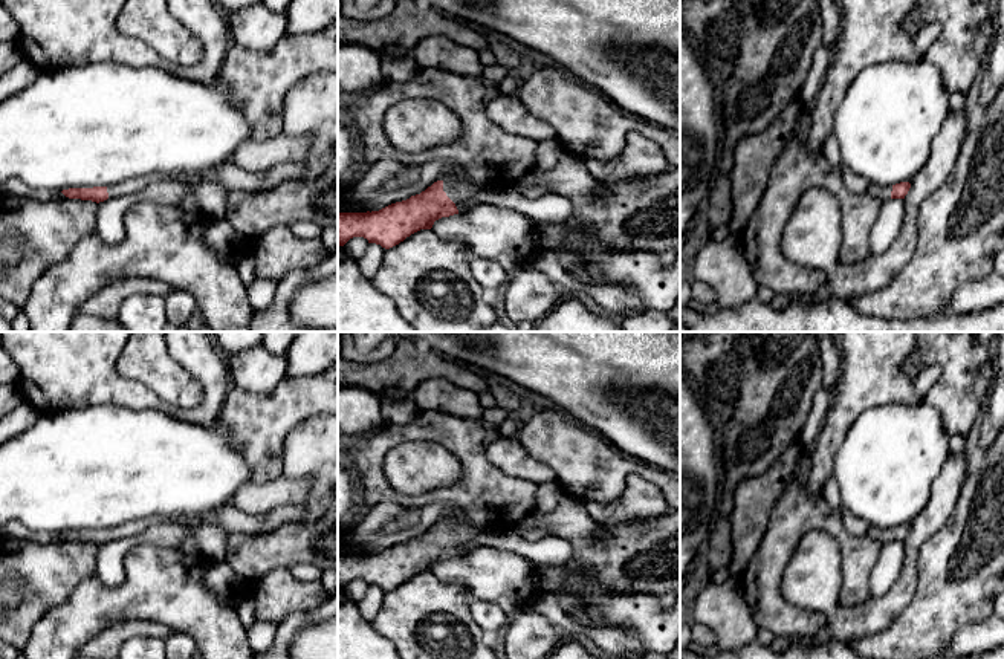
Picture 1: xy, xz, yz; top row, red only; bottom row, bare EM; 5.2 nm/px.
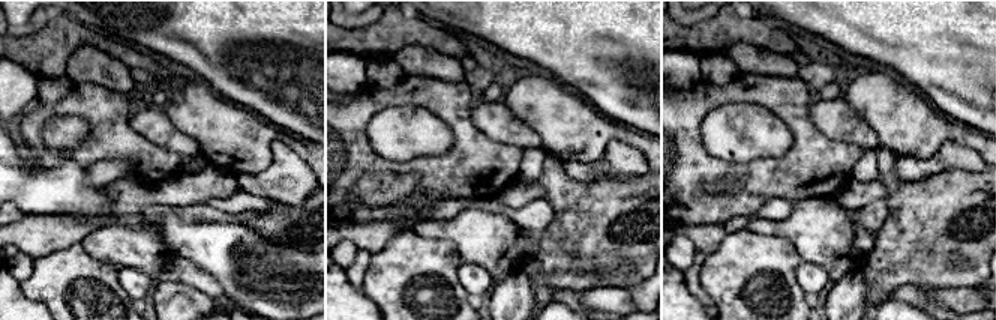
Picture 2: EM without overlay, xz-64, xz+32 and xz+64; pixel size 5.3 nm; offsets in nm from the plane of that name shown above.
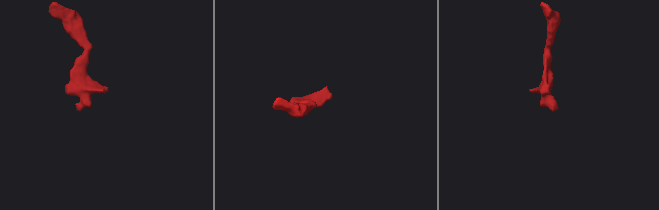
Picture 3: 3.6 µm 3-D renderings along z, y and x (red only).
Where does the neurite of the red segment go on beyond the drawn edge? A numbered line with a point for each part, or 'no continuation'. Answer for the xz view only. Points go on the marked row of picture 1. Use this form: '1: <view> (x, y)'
1: xz (459, 191)

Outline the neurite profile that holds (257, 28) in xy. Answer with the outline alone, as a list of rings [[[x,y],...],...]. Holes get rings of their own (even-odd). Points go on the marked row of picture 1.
[[[263,2],[226,15],[229,44],[255,52],[270,52],[287,34],[286,14],[270,11]]]

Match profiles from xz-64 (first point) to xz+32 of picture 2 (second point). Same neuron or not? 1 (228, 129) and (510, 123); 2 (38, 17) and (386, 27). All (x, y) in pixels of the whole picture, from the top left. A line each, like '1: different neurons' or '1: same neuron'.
1: different neurons
2: different neurons

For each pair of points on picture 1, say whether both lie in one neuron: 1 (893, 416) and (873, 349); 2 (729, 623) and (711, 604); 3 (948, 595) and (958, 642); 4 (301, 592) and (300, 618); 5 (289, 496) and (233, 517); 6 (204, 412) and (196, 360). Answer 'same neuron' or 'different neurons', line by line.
1: different neurons
2: same neuron
3: different neurons
4: different neurons
5: different neurons
6: same neuron

